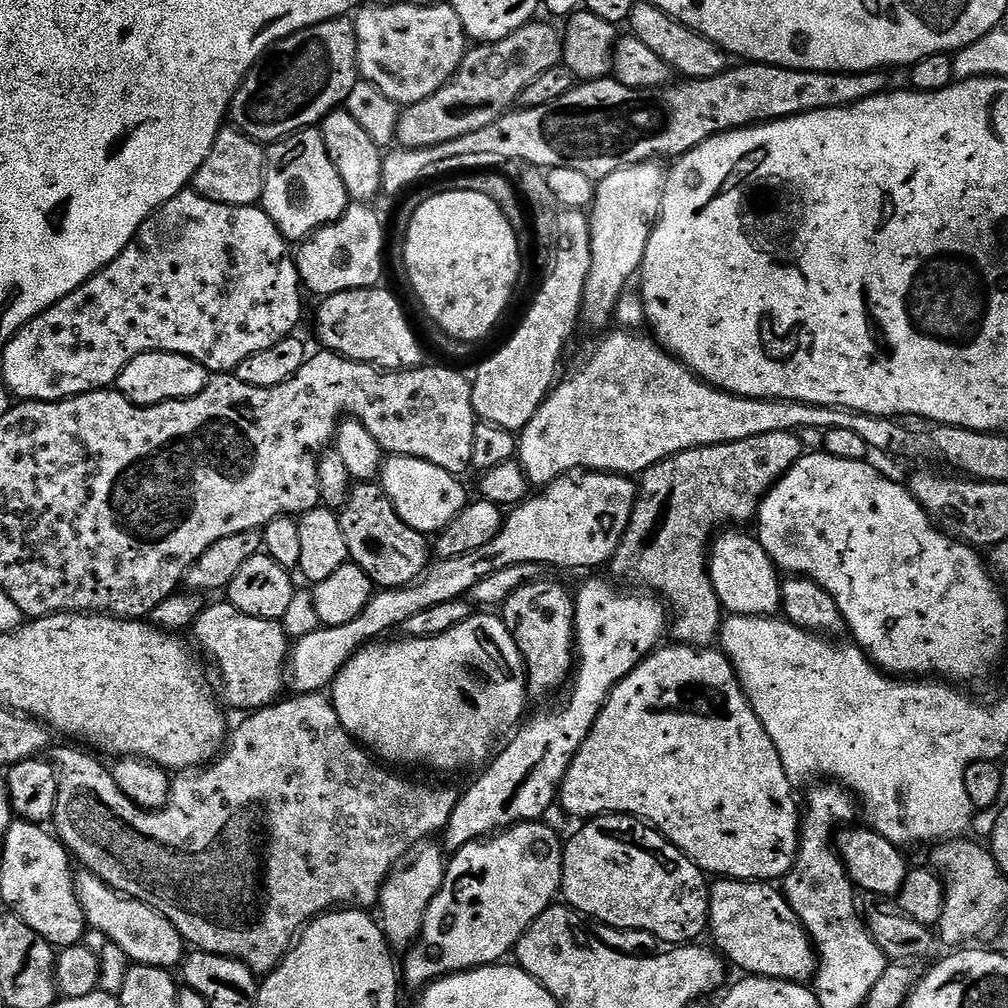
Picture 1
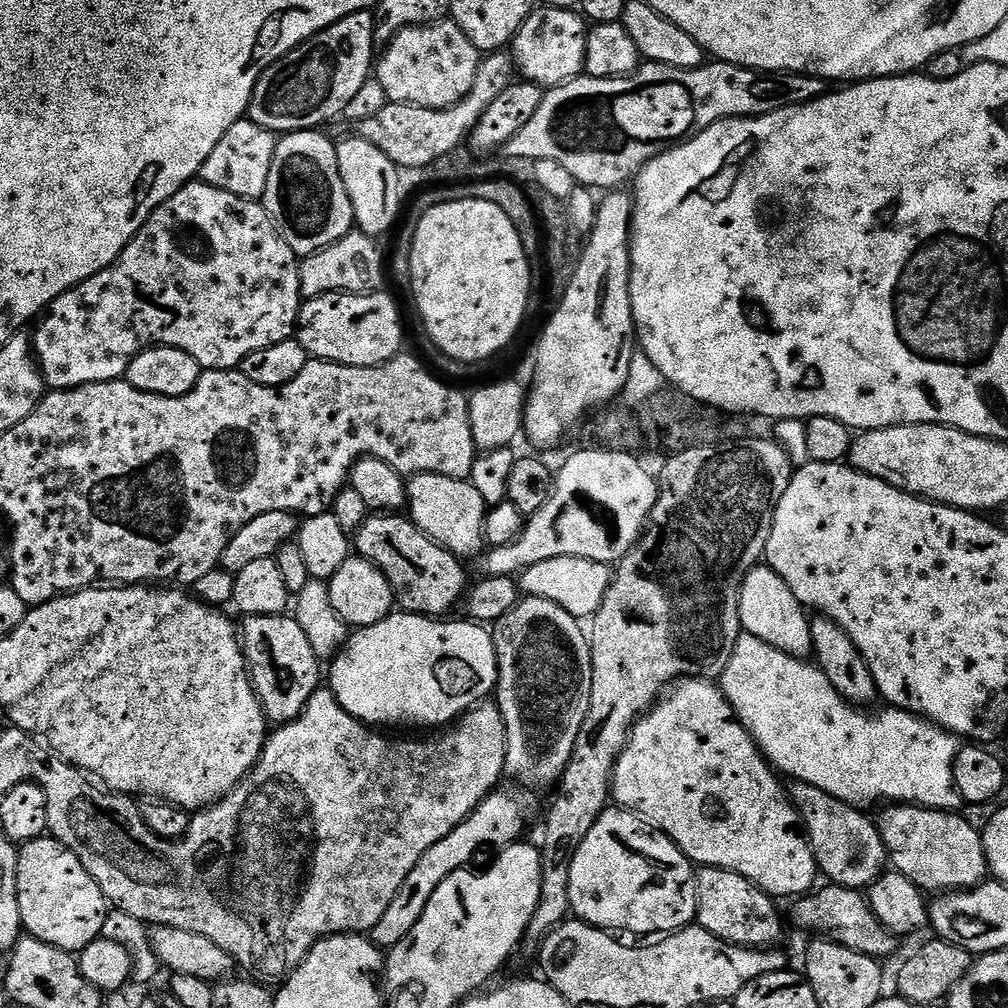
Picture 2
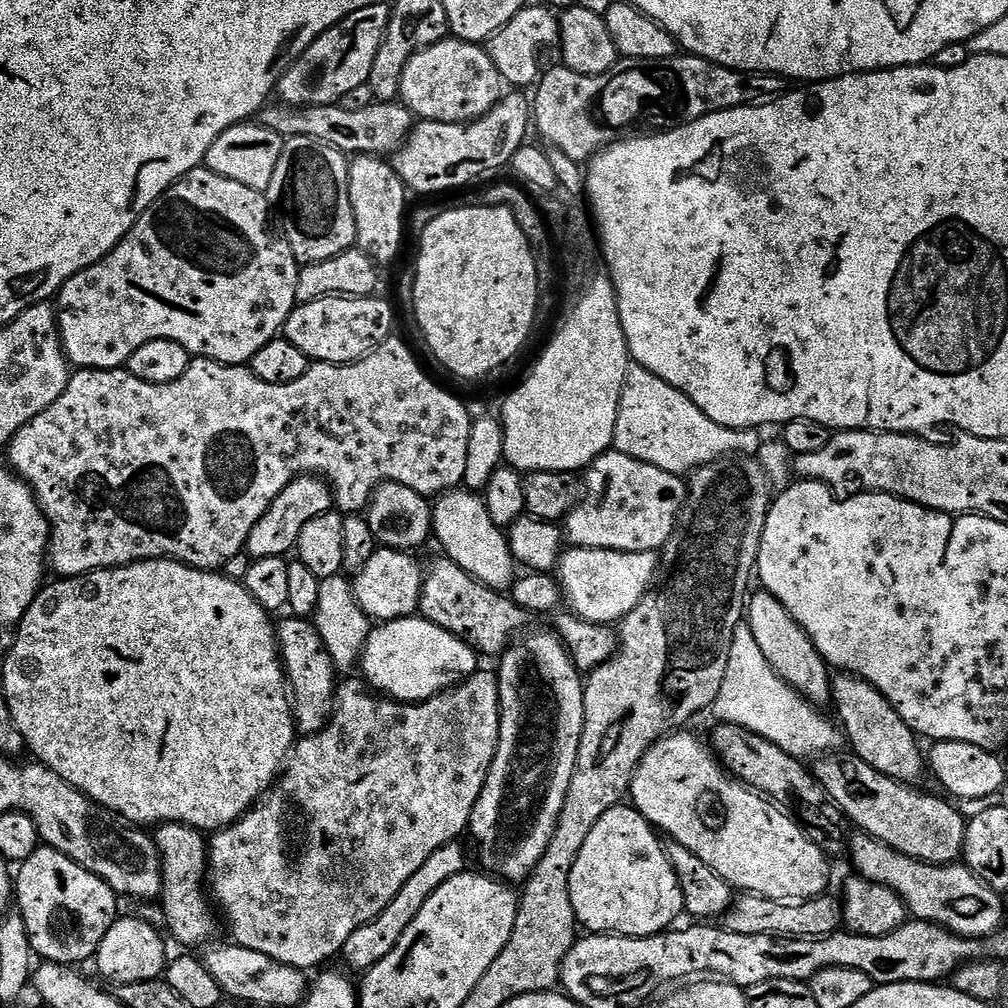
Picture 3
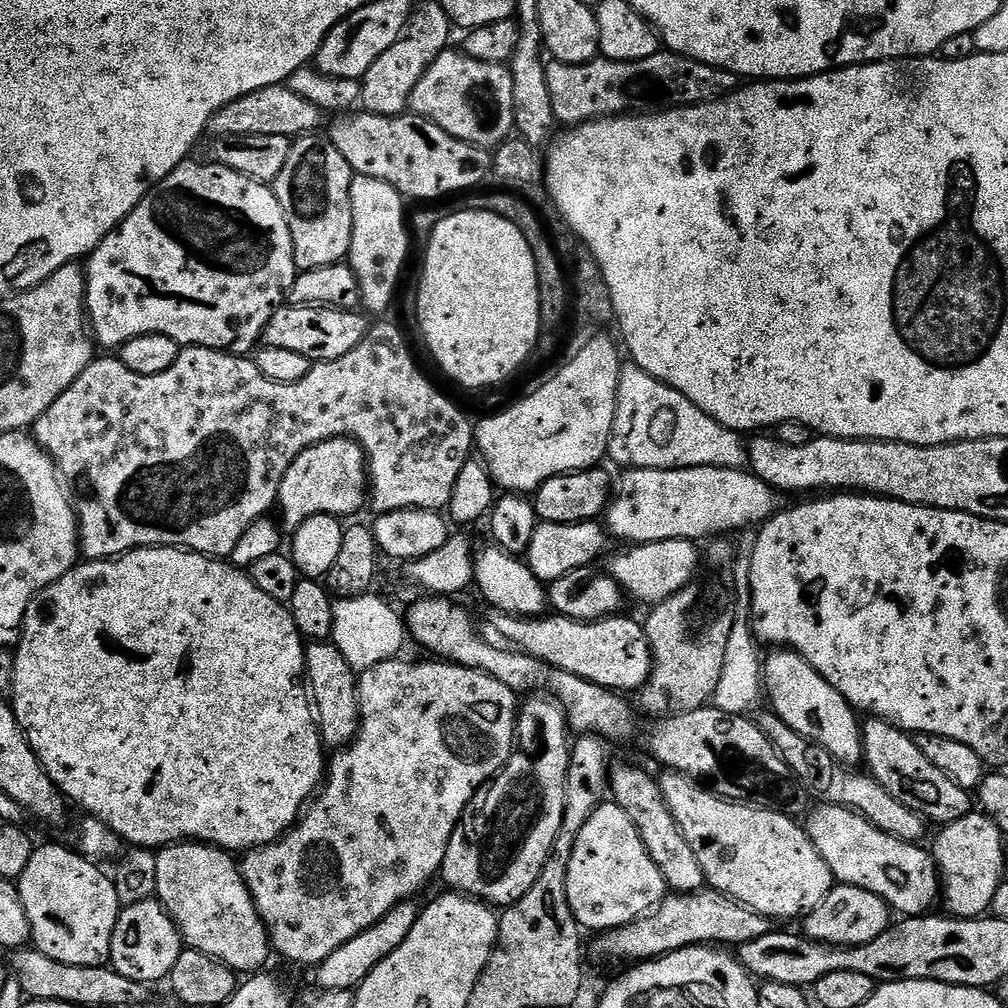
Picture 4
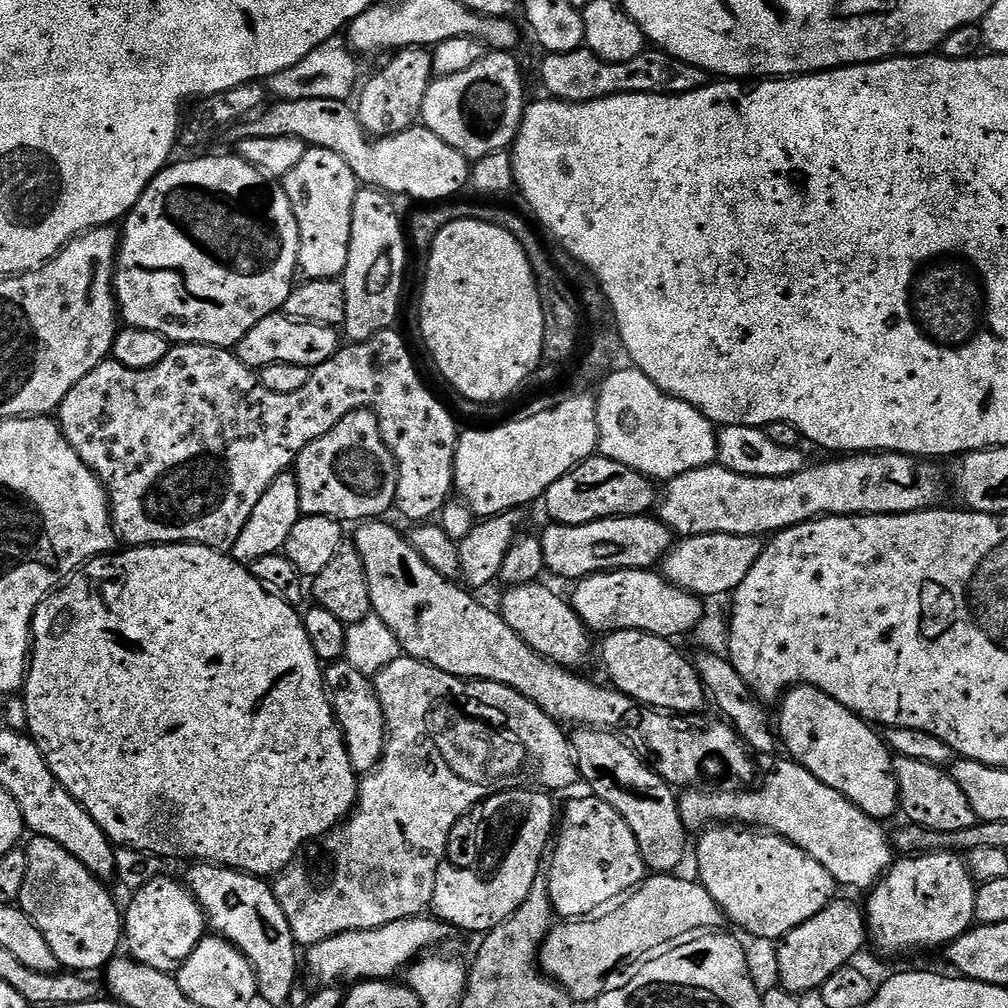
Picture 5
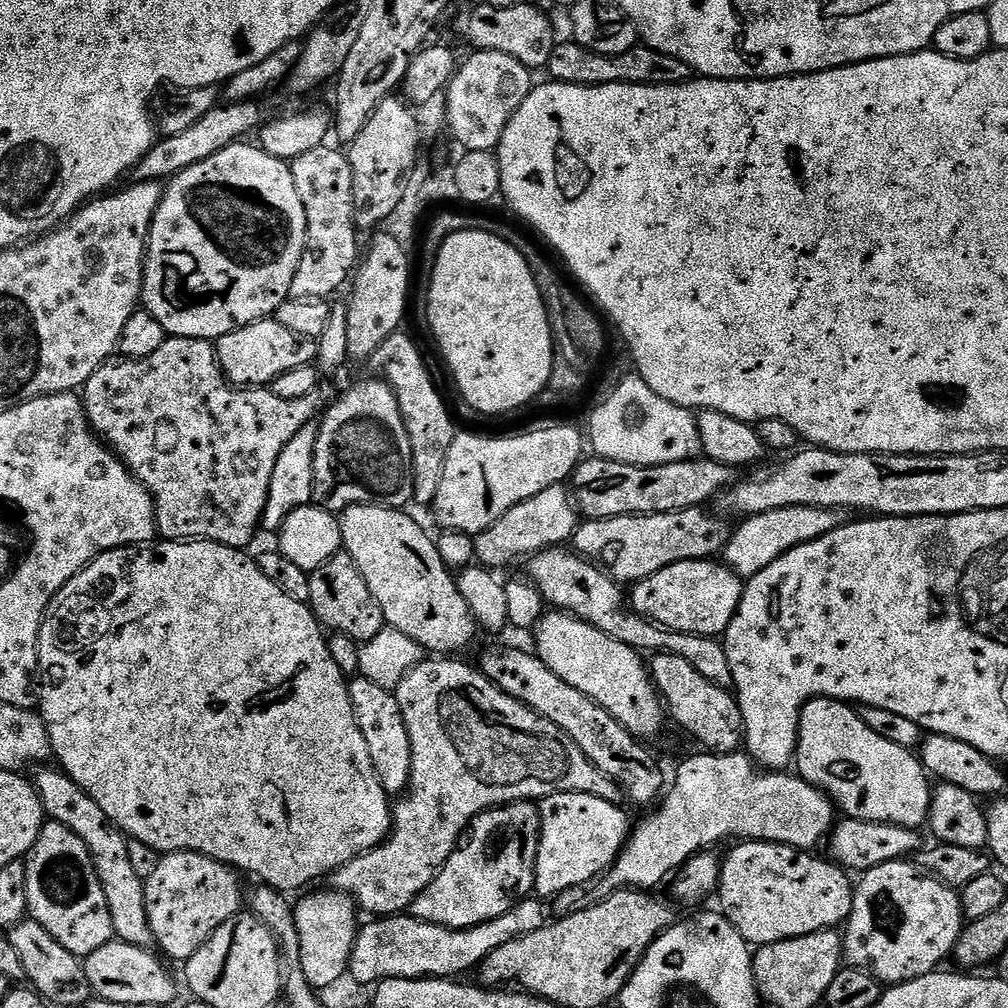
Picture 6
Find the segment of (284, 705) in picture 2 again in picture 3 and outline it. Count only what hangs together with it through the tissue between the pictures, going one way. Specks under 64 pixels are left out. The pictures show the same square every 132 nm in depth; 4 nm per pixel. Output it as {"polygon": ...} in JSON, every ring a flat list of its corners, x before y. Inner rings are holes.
{"polygon":[[287,618,276,628,279,659,290,689,292,718,300,736,321,732,332,715,332,705,338,687,338,671,332,664,313,621,308,618]]}

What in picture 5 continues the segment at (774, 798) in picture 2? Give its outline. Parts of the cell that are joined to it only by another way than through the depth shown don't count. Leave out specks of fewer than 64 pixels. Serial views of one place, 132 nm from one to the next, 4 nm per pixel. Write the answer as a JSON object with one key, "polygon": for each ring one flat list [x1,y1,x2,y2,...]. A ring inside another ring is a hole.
{"polygon":[[712,826,699,833,697,840,700,841,697,844,695,841,694,856,696,852,696,868,700,871,698,873,700,883,703,884,706,890,710,890,710,898,714,898,714,902,718,902,718,906,731,923,733,920,742,931,749,932,750,935,757,936,760,940,779,941,786,934,790,934,790,930,802,926,802,922,810,922,810,918,814,918,814,914,826,910,826,906,837,895,838,885,836,879,829,874,826,866,822,866,814,858,810,858,810,854,806,854,798,846,791,844,789,840,784,840,781,836,776,836,767,830,741,830,736,826]]}

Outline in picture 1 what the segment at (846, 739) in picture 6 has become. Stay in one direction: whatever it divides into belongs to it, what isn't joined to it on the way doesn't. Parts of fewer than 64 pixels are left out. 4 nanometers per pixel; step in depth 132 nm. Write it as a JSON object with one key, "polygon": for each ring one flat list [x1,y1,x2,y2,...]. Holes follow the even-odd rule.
{"polygon":[[744,530,721,531,710,544,708,577,725,613,775,617,780,612,782,576,755,535,747,536]]}

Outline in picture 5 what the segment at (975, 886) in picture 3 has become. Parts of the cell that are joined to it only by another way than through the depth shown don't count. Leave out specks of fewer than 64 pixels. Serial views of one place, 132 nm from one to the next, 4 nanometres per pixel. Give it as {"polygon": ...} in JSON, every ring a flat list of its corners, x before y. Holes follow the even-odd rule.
{"polygon":[[783,759,775,761,776,769,769,774,768,781,761,788,752,788,749,792,703,792,700,786,689,787,682,796,685,828,689,833,699,834,709,826,728,826,735,822,752,830,767,830,789,840,791,844,810,854,810,858,826,866,829,874,836,879,837,885,849,884,852,888,864,888,863,890,875,888,894,863,894,849,889,833,884,833,885,825,874,817,867,816,858,806,854,806,854,802,838,794,838,790,830,790,830,786,814,778,810,770,806,770,795,760]]}

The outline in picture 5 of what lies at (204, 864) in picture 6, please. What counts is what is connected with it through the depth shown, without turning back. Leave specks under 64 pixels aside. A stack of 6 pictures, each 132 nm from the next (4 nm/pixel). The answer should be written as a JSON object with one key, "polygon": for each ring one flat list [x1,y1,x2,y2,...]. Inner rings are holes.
{"polygon":[[161,874,154,878,154,882,146,882,146,886,135,892,131,899,122,916,122,936,131,959,154,970,175,973,184,965,186,958,194,954,206,935,203,906,196,901,187,883,180,881,179,884,168,874]]}

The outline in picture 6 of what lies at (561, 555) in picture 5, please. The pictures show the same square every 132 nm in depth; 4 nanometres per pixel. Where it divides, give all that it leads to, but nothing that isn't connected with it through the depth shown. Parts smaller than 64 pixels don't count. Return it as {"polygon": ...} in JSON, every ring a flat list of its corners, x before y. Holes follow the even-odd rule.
{"polygon":[[703,507,687,508,681,512,667,512,666,514,650,514,649,516,612,516,609,520,585,519,577,527,574,537,574,548,585,560,600,565,613,580,624,586,631,586,637,580,644,580,650,574,658,574,666,566,674,562,687,560,707,560,716,558,723,553,732,537,733,529,719,515,711,516,704,512]]}

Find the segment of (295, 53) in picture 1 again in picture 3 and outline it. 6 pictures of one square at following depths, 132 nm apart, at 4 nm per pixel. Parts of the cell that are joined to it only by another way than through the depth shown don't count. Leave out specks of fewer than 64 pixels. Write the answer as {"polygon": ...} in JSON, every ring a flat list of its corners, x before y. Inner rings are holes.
{"polygon":[[377,2,374,6,362,6,362,10,354,10,354,14,342,18,342,22,323,32,294,63,288,65,288,69,280,76,279,99,289,108,339,104,341,98,350,94,350,90,358,90,358,86,368,83,370,66,374,66,374,57,378,54,378,46,382,46,382,38,391,17,391,7,387,3,384,5,384,2]]}

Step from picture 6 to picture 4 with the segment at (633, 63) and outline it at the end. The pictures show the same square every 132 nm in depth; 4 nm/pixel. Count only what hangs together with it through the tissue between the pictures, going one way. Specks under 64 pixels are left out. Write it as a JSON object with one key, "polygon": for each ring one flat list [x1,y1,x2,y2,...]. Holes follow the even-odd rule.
{"polygon":[[661,50,650,58,638,62,614,62,597,58,585,64,563,64,552,60,547,65,546,82,550,86,550,102,554,102,554,114,564,126,584,124,587,120,599,120,606,116,636,114,641,110,667,110,673,106,687,108,689,104,706,104,710,100,729,96,741,87,741,77,725,68,715,68,706,62,698,62,677,52]]}

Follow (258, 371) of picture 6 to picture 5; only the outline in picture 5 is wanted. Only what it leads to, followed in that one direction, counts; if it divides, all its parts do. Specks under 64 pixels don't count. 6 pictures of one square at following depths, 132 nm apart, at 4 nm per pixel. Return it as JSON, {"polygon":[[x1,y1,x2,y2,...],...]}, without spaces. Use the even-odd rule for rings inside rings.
{"polygon":[[278,311,262,318,262,322,258,322,258,326,254,326,254,330,250,330,250,334,246,334,246,338,240,340,234,351,238,359,253,370,274,366,274,362,306,366,311,370,329,360,341,347,341,333,333,325,296,320,293,316]]}

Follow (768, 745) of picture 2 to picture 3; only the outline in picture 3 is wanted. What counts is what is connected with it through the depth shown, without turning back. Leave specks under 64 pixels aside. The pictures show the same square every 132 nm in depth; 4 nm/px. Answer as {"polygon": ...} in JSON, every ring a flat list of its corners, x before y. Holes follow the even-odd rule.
{"polygon":[[746,622,734,630,730,662,726,662,726,678,722,678,722,690,718,690,718,698,710,712,717,716,720,724,745,728,747,732,766,738,766,742,774,742,778,750,786,750,791,756,819,758,835,753,836,747,842,744,841,729,831,719,828,721,817,705,797,694,785,680,774,674]]}

